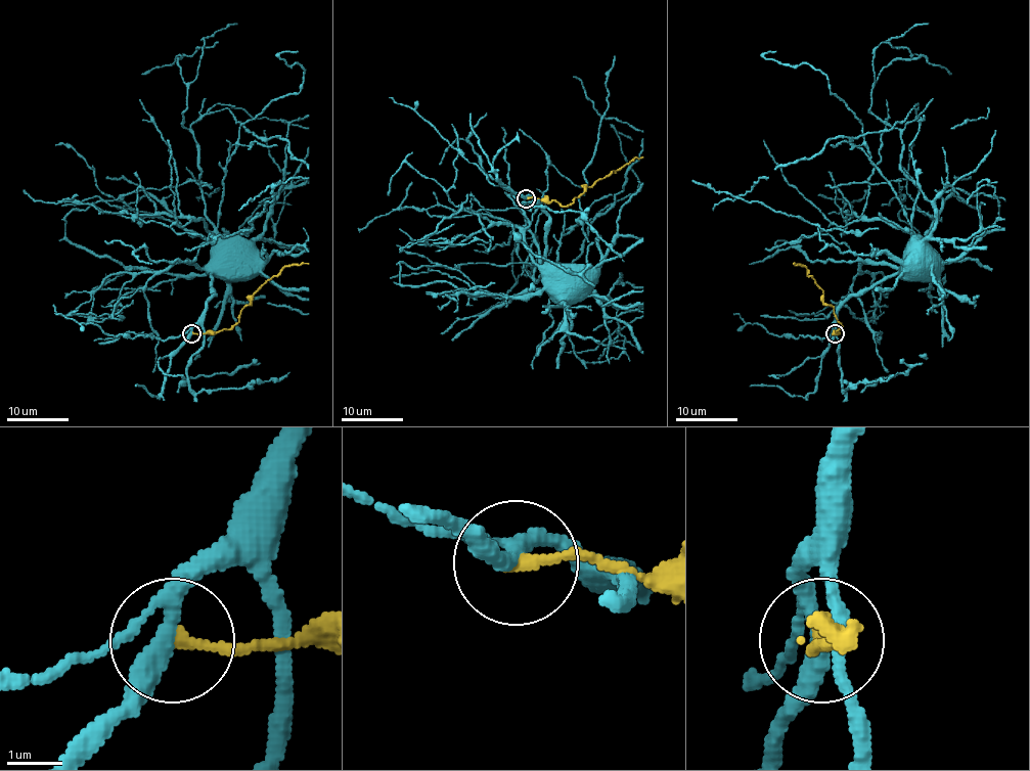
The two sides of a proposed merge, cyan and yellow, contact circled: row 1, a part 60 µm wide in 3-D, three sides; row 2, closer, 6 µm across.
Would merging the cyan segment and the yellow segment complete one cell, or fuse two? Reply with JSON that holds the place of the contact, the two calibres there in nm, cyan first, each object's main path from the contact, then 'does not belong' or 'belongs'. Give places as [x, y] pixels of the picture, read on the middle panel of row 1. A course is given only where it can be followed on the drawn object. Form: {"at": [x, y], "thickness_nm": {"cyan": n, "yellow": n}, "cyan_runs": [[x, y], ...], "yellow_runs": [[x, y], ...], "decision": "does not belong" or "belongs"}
{"at": [526, 198], "thickness_nm": {"cyan": 260, "yellow": 200}, "cyan_runs": [[526, 198], [529, 195], [535, 198], [548, 216], [545, 260], [553, 268], [553, 277], [570, 284]], "yellow_runs": [[526, 198], [554, 199], [569, 206], [585, 187], [642, 156]], "decision": "does not belong"}

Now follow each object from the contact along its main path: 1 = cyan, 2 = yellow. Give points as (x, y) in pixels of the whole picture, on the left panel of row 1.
1: (191, 333), (214, 297), (211, 275), (235, 263)
2: (191, 333), (220, 331), (234, 325), (238, 321), (240, 310), (268, 279), (286, 266), (308, 264)

